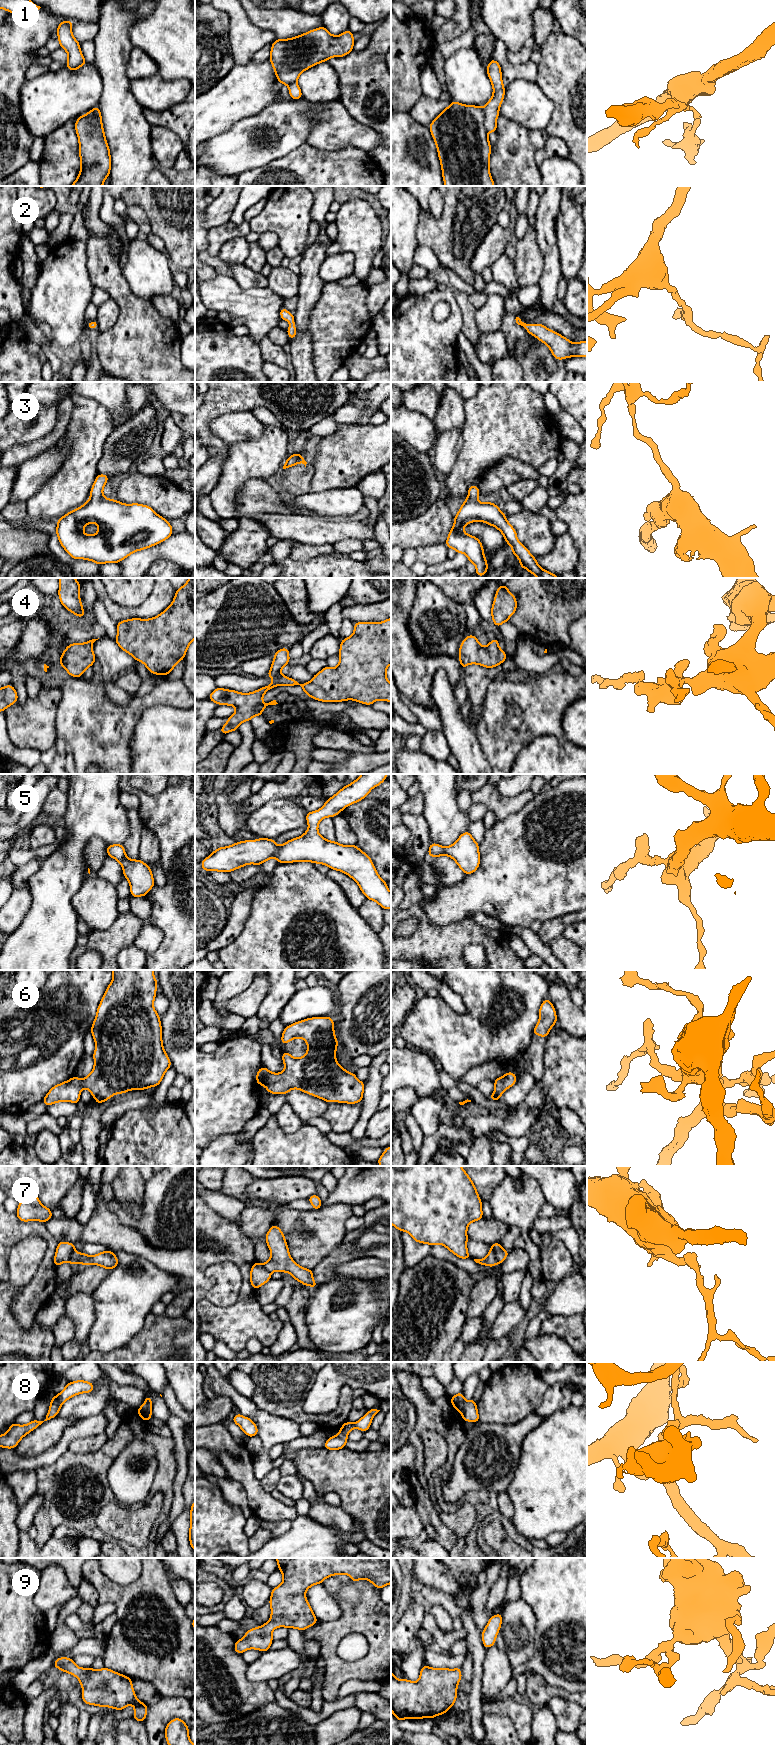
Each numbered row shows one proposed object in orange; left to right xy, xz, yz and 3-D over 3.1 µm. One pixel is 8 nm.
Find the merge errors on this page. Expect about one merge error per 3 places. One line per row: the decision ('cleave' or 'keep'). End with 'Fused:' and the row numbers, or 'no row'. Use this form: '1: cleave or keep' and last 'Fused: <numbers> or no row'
1: cleave
2: keep
3: keep
4: keep
5: keep
6: keep
7: cleave
8: cleave
9: keep
Fused: 1, 7, 8

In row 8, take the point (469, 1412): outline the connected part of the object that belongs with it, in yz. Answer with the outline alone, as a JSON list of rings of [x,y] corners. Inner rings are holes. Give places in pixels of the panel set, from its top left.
[[[471,1399],[465,1401],[461,1410],[461,1416],[463,1421],[477,1423],[479,1421],[479,1414],[477,1411],[477,1403]]]

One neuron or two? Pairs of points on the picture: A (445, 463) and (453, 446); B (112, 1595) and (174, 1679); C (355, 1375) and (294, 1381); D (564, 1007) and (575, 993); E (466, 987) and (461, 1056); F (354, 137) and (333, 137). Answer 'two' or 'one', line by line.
A: one
B: one
C: two
D: two
E: one
F: one

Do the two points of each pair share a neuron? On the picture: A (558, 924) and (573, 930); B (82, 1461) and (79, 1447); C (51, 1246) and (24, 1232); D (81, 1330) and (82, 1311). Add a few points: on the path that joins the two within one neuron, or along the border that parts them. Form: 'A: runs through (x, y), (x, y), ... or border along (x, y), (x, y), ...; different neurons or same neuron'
A: border along (576, 921), (571, 923), (562, 935); different neurons
B: border along (103, 1445), (93, 1452), (75, 1454); different neurons
C: runs through (47, 1238), (40, 1231), (32, 1231); same neuron
D: runs through (82, 1325), (82, 1316); same neuron

